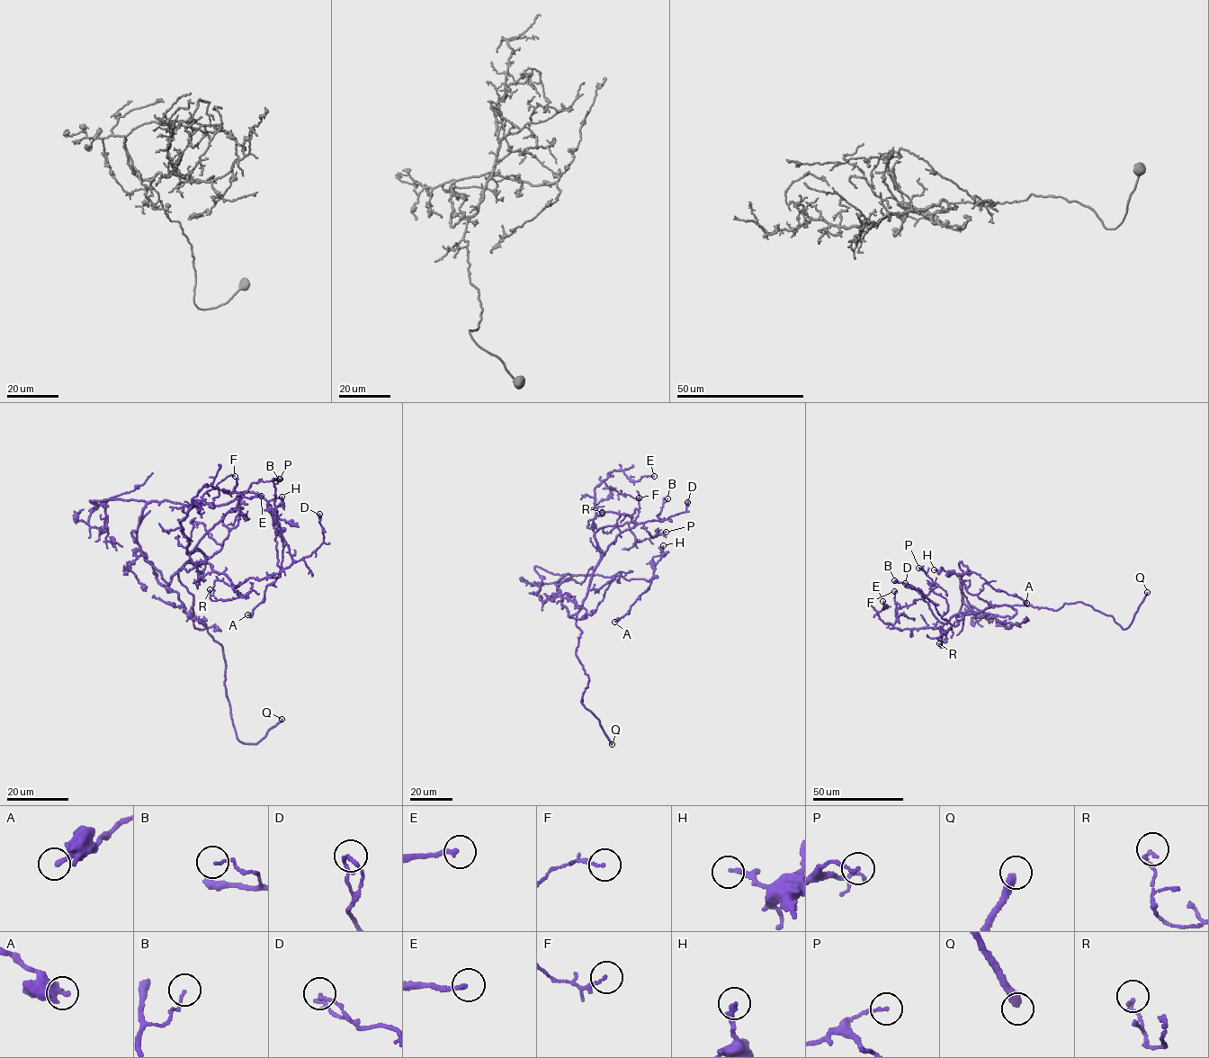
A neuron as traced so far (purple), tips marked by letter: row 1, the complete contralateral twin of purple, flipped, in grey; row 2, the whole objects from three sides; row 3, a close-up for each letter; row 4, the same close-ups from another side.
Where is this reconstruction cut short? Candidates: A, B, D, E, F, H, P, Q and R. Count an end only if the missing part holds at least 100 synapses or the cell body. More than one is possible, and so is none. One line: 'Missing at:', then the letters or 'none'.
Missing at: Q

